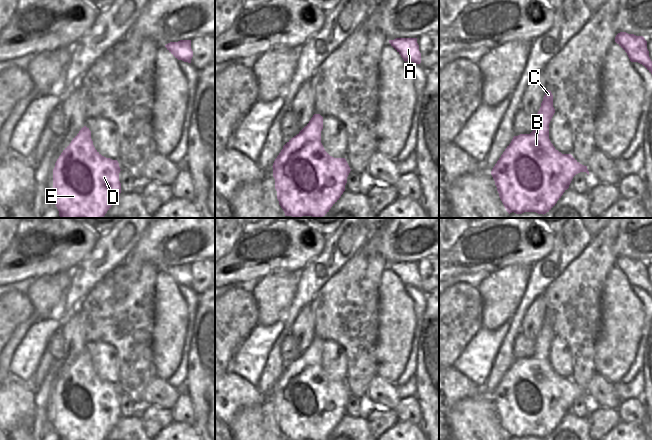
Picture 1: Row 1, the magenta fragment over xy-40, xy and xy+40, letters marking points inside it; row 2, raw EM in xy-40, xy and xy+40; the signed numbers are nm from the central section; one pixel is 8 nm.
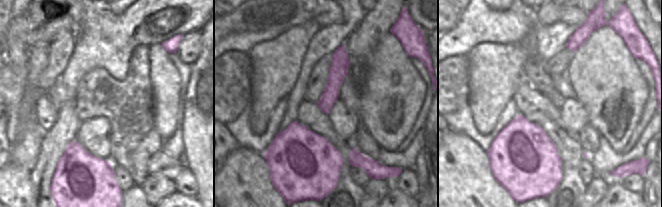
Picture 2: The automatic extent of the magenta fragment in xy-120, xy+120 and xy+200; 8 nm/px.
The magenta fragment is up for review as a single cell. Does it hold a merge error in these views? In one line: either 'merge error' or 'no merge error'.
no merge error

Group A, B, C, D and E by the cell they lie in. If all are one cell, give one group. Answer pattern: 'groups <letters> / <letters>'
groups A B C D E

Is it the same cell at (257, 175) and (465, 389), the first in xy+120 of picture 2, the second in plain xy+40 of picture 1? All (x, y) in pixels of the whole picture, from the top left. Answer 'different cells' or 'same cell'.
different cells

